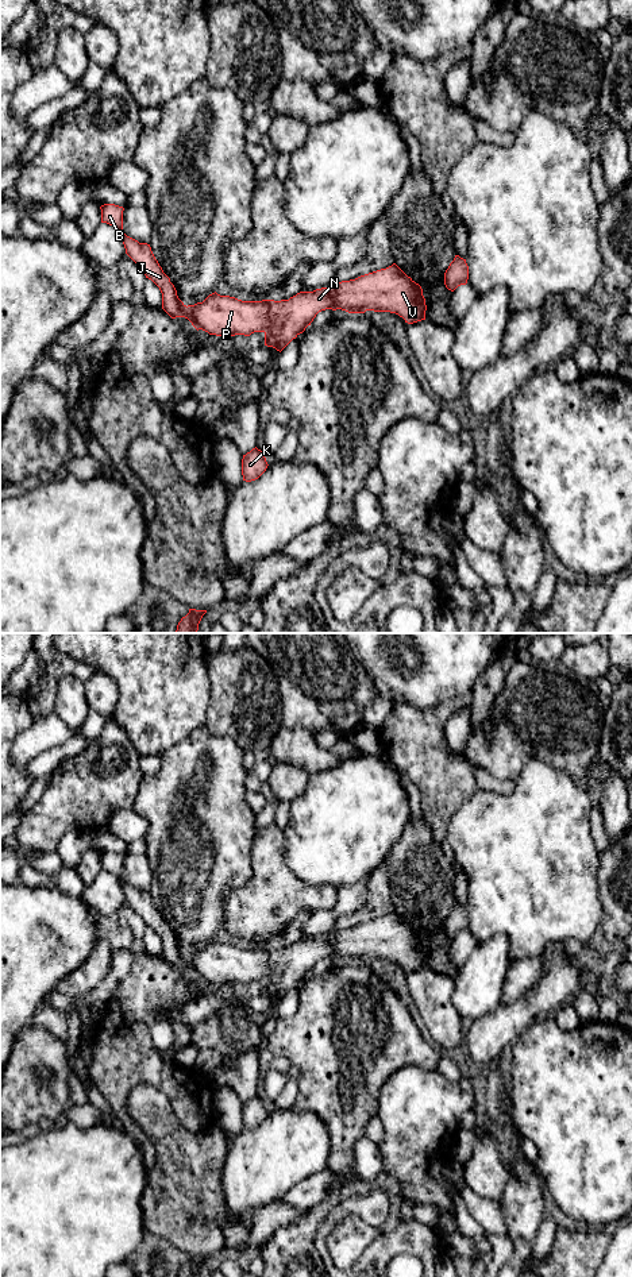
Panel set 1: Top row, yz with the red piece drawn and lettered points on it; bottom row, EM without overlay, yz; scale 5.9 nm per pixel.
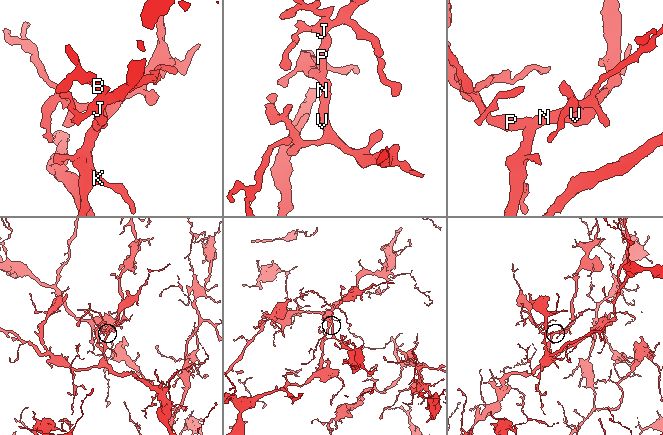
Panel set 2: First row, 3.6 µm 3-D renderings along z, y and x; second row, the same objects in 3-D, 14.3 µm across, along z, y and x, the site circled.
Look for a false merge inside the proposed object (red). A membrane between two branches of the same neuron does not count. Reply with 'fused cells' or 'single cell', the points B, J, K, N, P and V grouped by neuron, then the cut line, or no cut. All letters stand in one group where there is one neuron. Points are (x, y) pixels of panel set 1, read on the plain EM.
single cell | B J K N P V | no cut

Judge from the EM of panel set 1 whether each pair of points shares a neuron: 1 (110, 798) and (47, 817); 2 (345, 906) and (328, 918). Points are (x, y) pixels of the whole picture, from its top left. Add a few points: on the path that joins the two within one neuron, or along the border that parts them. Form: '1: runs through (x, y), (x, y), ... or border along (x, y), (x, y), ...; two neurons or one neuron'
1: runs through (95, 798), (77, 798), (62, 807); one neuron
2: runs through (340, 909), (332, 915); one neuron

